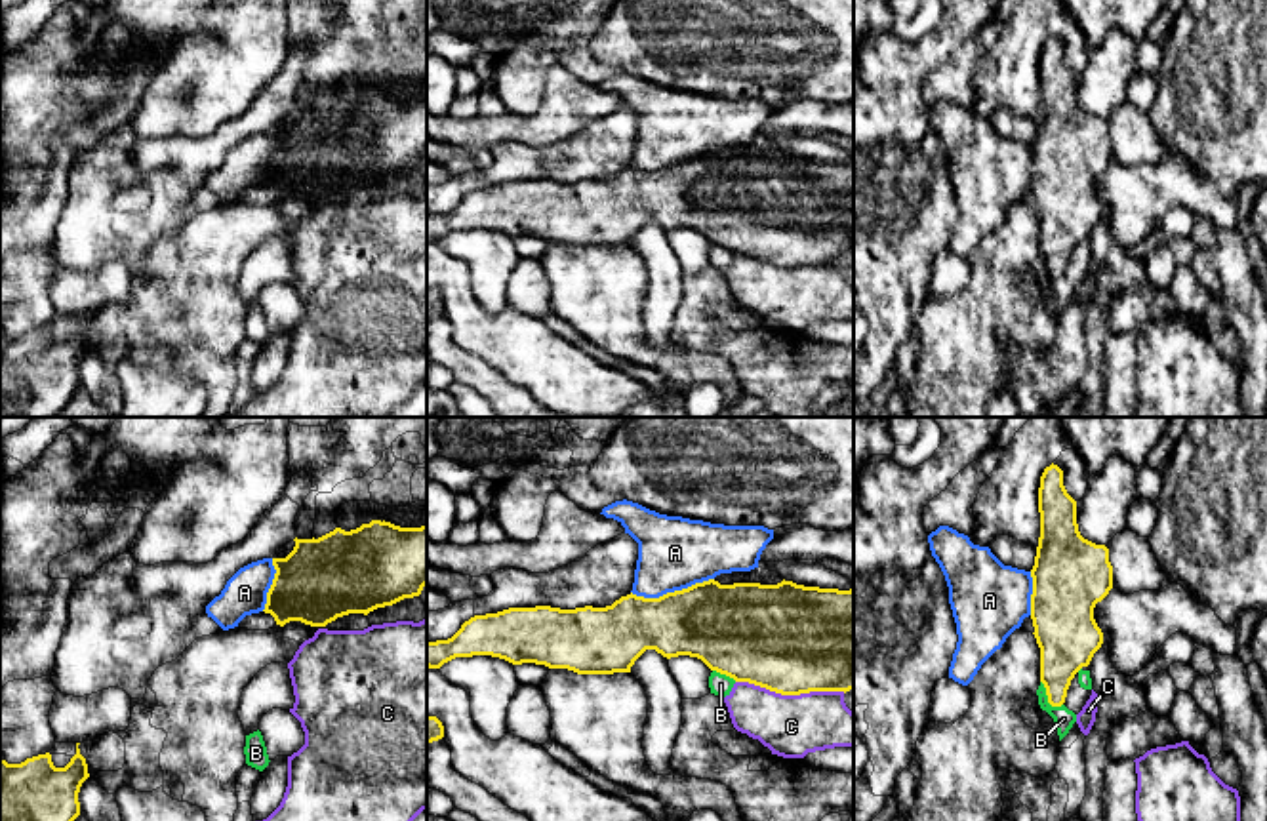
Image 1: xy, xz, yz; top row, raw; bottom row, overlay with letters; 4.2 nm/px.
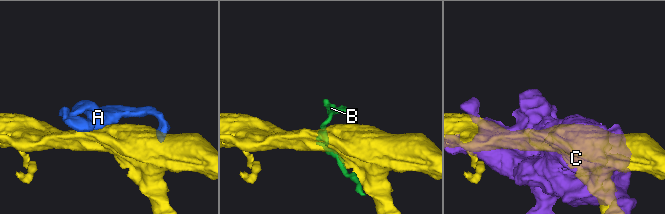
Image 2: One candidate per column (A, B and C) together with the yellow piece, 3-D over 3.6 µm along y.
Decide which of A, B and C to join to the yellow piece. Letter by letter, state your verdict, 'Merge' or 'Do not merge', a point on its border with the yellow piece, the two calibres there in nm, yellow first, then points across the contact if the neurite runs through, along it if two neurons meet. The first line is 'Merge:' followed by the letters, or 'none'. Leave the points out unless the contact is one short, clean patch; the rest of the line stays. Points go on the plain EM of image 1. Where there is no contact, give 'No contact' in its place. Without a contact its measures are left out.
Merge: A
A: Merge. Touches yellow at xz (671, 166). Thickness 340 nm (yellow) against 300 nm
B: Do not merge. Touches yellow at yz (1048, 271). Thickness 240 nm (yellow) against 90 nm
C: Do not merge. Touches yellow at xz (791, 267). Thickness 460 nm (yellow) against 260 nm

